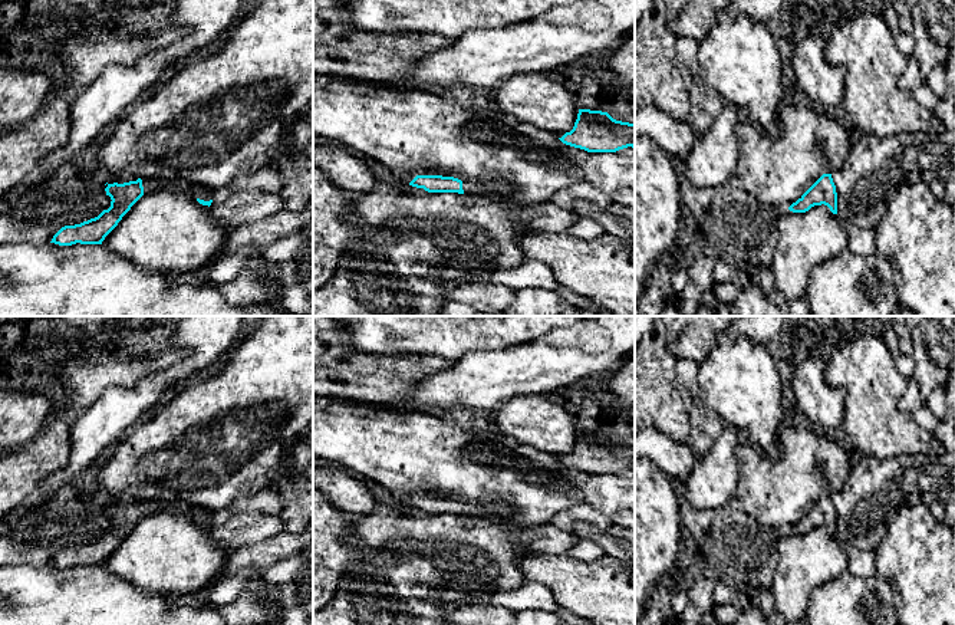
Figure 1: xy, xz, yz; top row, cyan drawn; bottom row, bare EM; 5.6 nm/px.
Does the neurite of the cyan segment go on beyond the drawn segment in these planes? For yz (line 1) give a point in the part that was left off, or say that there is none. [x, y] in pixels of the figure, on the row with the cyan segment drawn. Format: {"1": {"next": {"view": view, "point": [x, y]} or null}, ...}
{"1": {"next": null}}

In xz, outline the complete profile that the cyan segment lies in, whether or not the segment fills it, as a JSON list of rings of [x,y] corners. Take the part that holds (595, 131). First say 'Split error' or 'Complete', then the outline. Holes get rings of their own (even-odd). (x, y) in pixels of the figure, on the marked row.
Complete. [[[579,109],[573,129],[559,139],[587,152],[616,152],[635,148],[635,124],[616,121],[607,112]]]

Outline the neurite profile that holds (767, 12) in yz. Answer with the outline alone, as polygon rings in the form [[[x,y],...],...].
[[[734,0],[728,7],[728,13],[731,16],[744,14],[765,24],[775,24],[783,3],[784,0]]]

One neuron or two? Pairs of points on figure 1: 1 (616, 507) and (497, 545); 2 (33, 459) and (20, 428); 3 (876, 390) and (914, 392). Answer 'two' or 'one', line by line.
1: two
2: two
3: two

